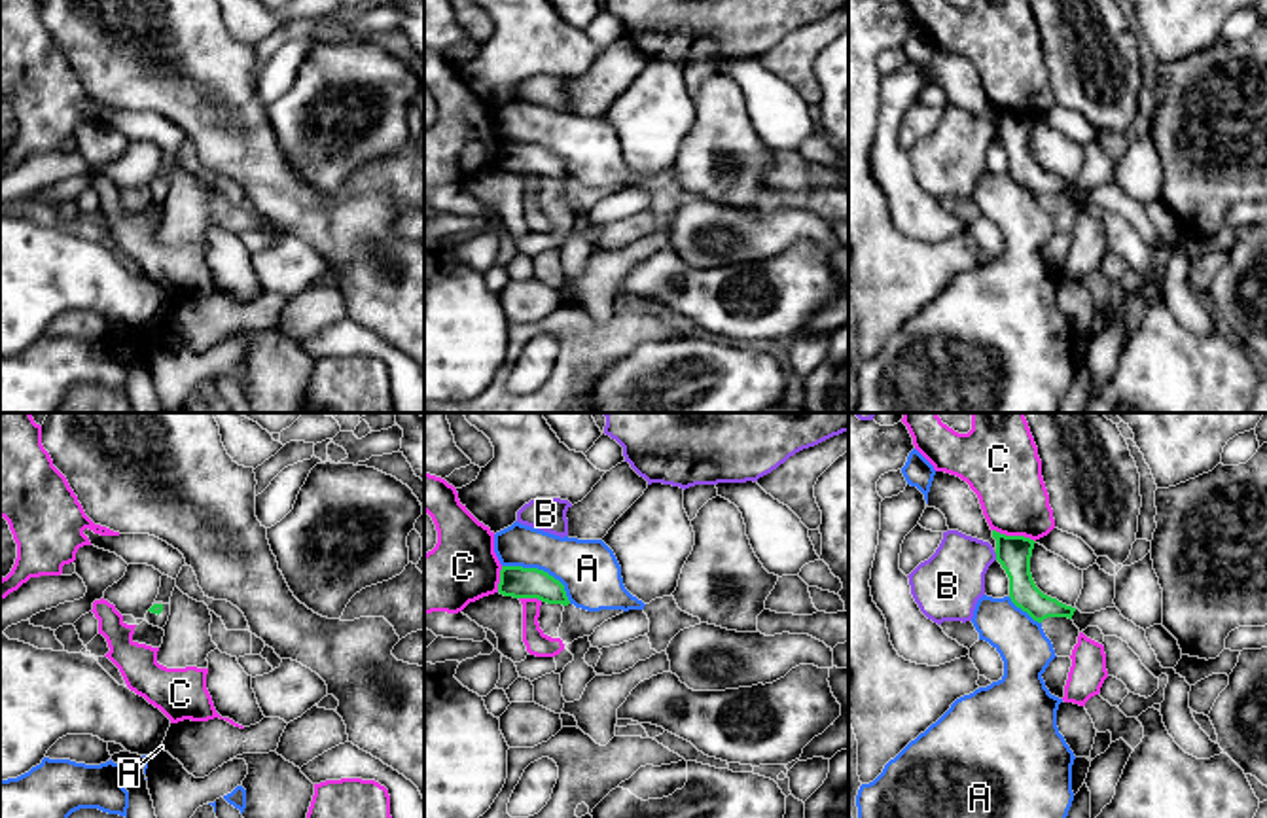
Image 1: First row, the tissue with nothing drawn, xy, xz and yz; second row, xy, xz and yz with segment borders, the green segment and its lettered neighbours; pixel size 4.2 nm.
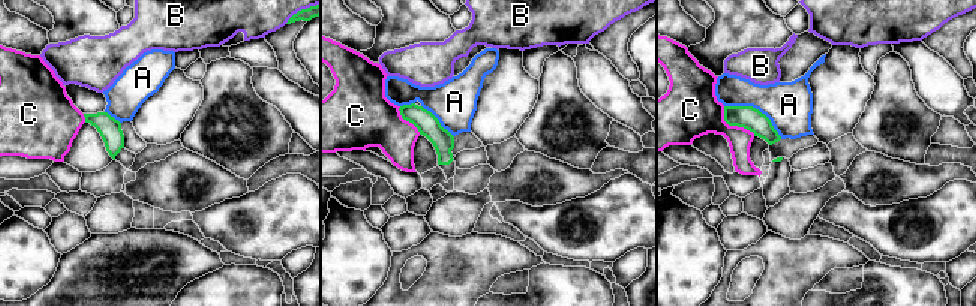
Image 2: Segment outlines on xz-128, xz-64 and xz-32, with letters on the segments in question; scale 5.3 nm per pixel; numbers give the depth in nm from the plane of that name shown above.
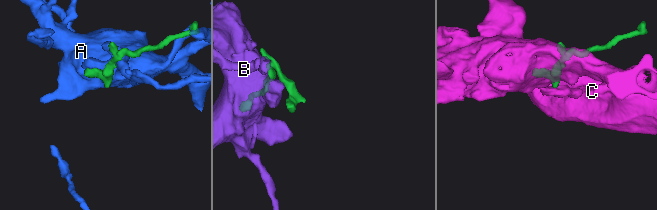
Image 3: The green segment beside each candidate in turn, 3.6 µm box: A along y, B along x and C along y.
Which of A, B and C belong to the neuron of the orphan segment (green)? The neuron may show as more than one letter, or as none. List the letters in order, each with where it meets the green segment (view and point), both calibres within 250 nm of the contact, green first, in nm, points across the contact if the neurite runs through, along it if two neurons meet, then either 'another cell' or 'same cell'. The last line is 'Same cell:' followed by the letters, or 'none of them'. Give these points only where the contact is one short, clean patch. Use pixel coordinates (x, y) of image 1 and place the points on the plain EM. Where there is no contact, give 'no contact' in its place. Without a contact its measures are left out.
A: contact xz (542, 146); calibres 140 and 260 nm; another cell
B: contact yz (997, 131); calibres 150 and 280 nm; another cell
C: contact yz (1014, 112); calibres 150 and 300 nm; another cell
Same cell: none of them

